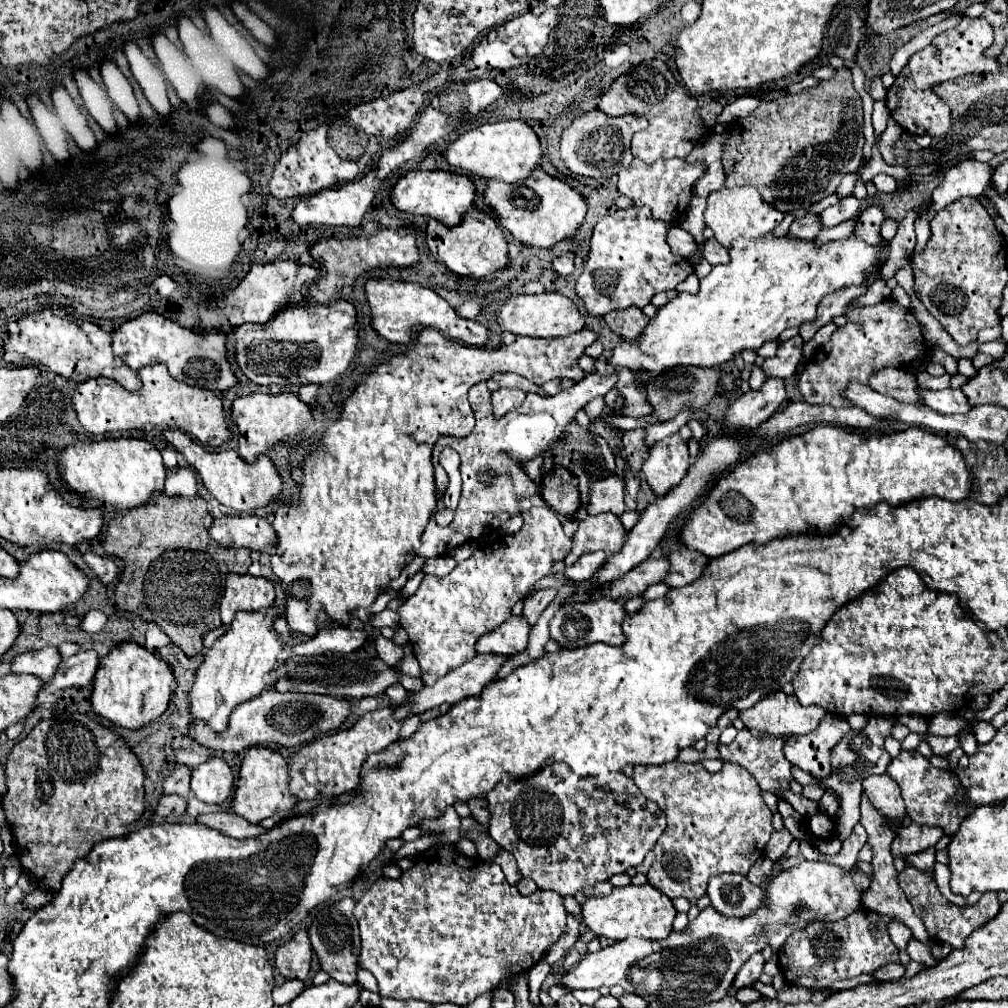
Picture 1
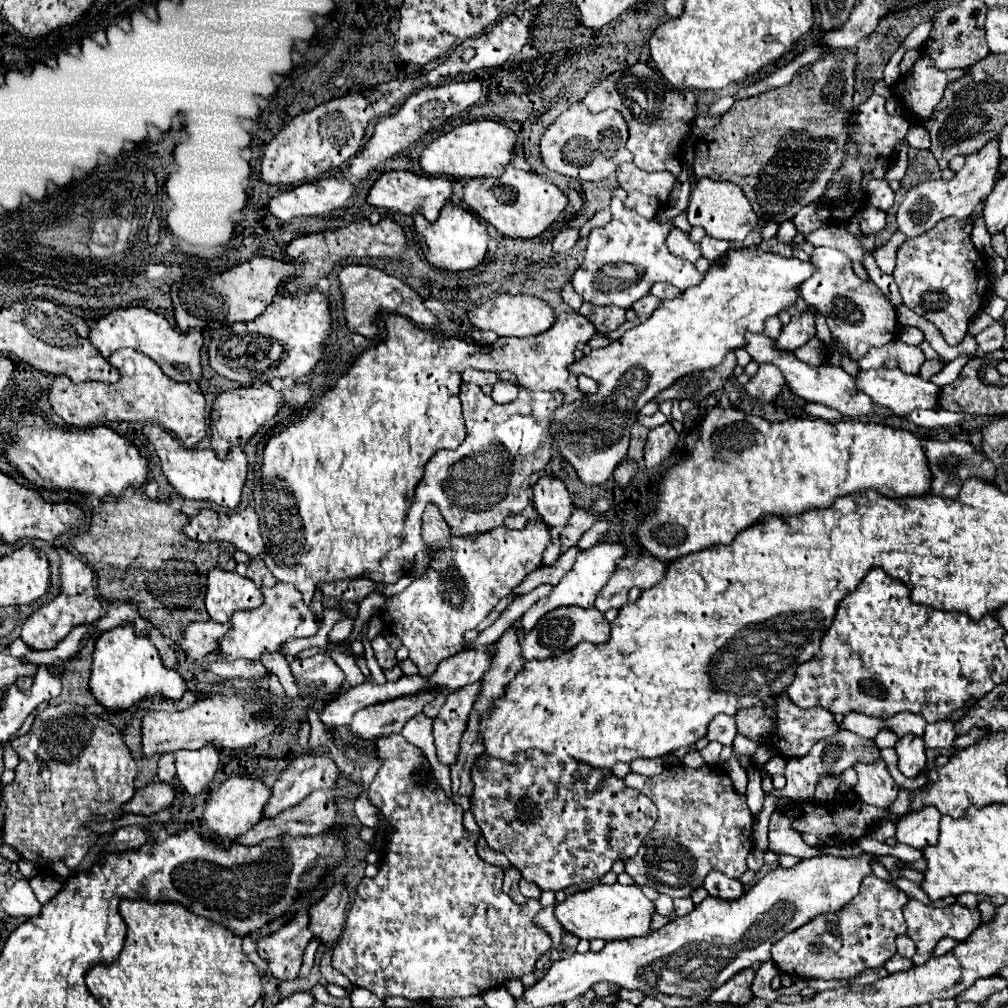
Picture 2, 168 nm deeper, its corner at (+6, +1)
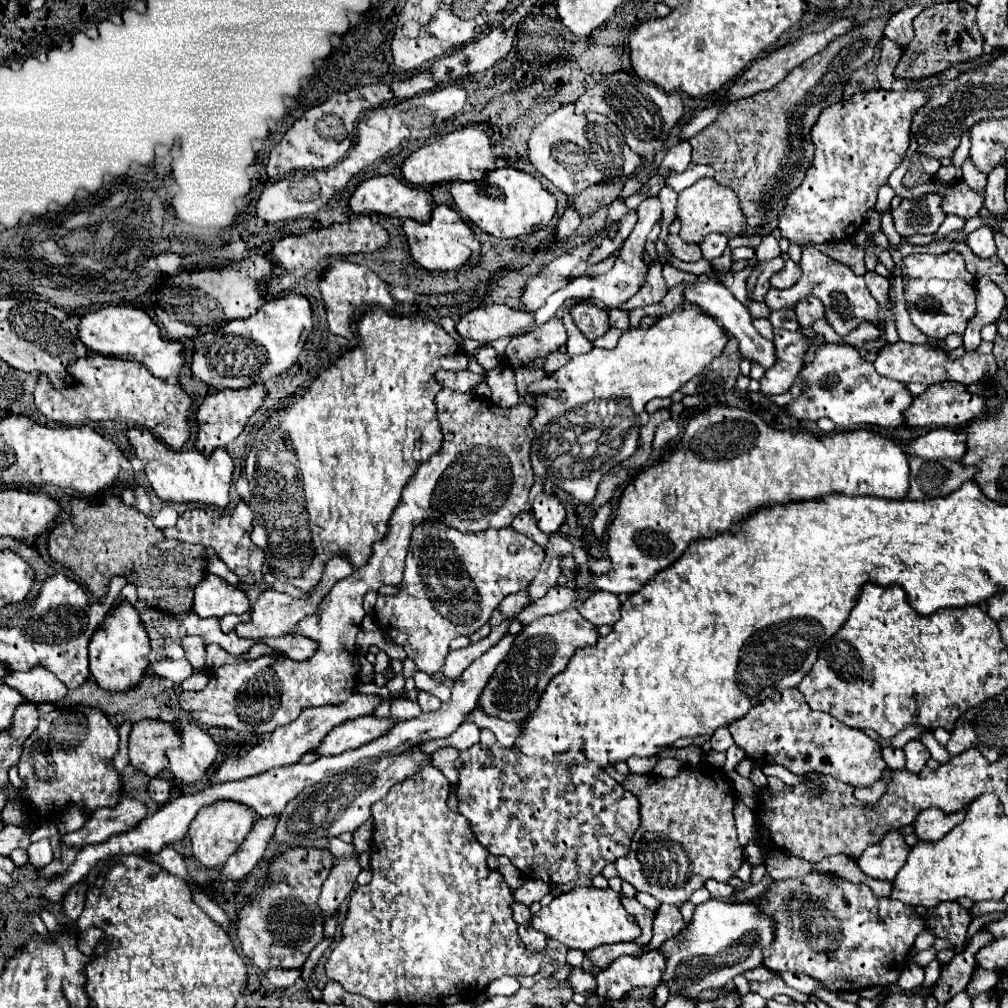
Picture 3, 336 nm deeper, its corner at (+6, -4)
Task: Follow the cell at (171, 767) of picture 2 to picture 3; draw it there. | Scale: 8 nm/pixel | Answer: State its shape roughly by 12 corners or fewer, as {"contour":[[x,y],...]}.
{"contour":[[154,777],[148,785],[158,805],[170,799],[170,783]]}

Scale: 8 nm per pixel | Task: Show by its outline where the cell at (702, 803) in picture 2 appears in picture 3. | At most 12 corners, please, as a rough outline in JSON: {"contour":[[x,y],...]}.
{"contour":[[712,765],[626,777],[640,827],[618,875],[684,903],[742,865]]}

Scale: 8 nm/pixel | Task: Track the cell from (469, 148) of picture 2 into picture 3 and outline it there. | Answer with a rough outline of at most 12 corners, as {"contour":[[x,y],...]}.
{"contour":[[452,131],[402,163],[412,185],[474,181],[496,169],[494,141]]}

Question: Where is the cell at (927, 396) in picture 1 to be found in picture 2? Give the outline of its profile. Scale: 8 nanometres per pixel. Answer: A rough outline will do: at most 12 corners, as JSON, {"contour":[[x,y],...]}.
{"contour":[[898,368],[860,370],[856,386],[906,416],[938,408],[940,386]]}

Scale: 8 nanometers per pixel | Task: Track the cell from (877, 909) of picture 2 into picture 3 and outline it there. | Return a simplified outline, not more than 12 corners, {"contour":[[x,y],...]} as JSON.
{"contour":[[826,873],[772,881],[762,965],[894,985],[924,921]]}

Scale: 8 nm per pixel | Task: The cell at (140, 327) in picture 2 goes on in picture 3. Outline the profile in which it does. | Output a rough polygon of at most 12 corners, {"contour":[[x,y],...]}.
{"contour":[[142,309],[86,313],[78,339],[94,353],[178,377],[184,345],[162,339]]}

